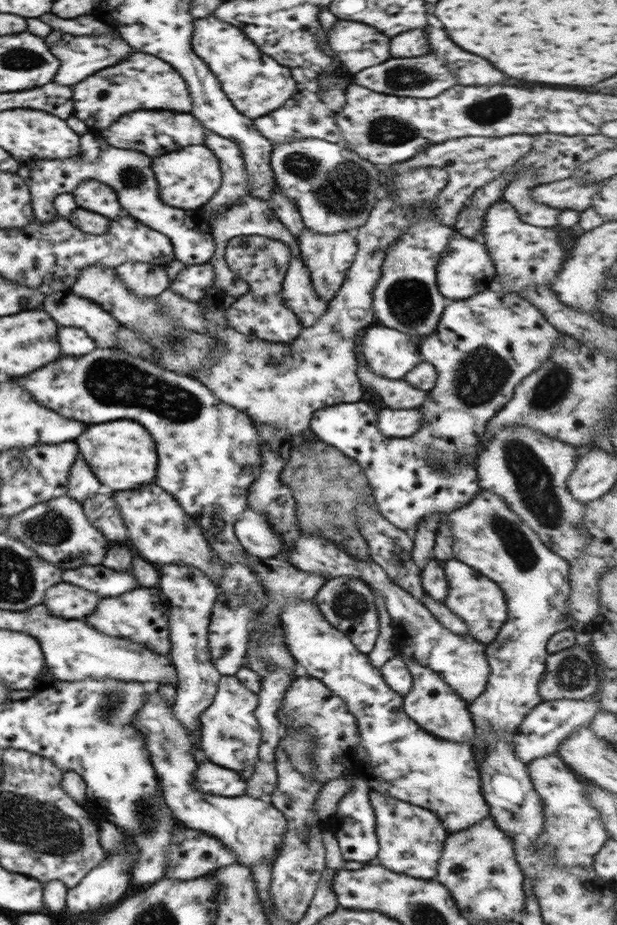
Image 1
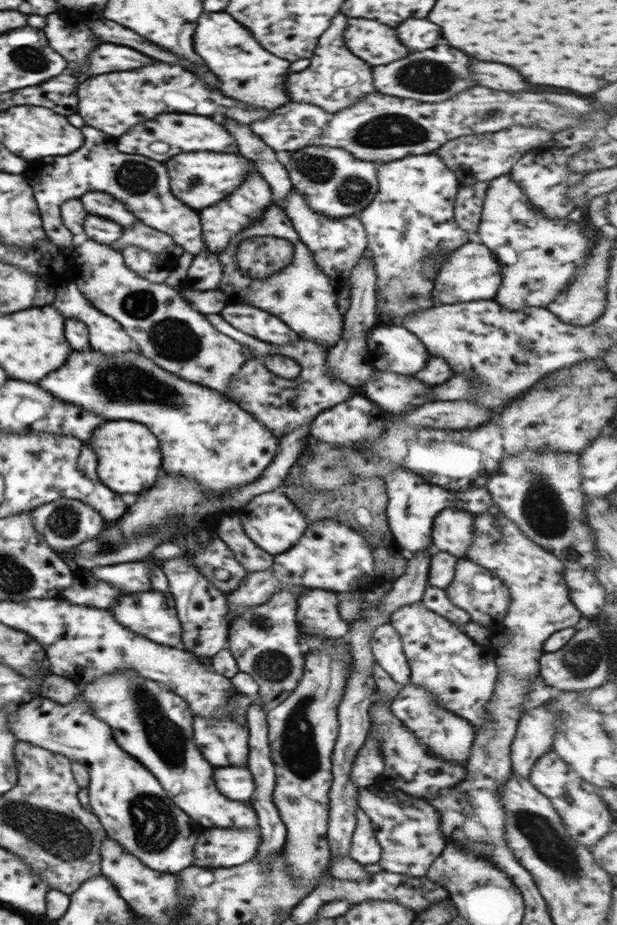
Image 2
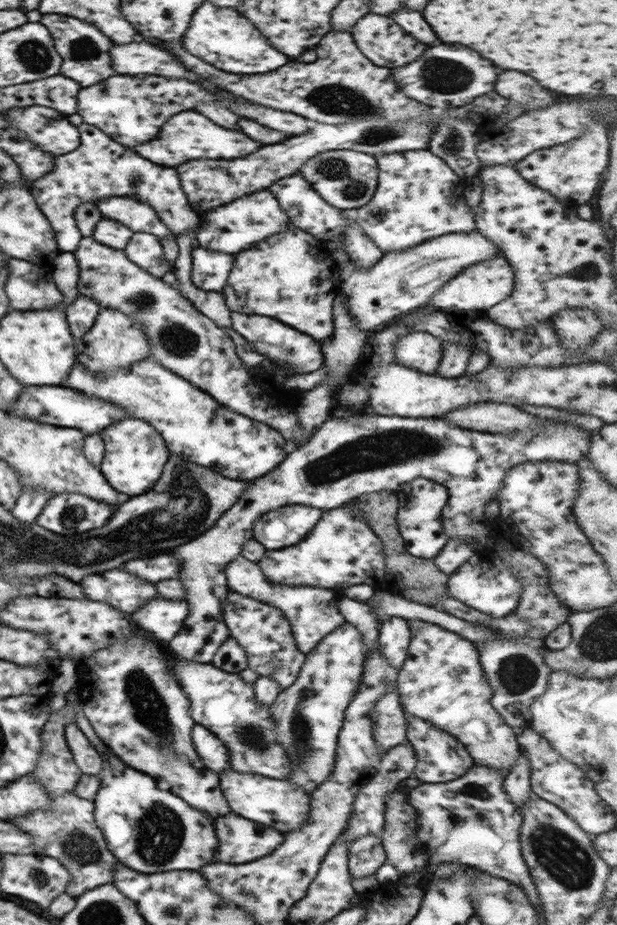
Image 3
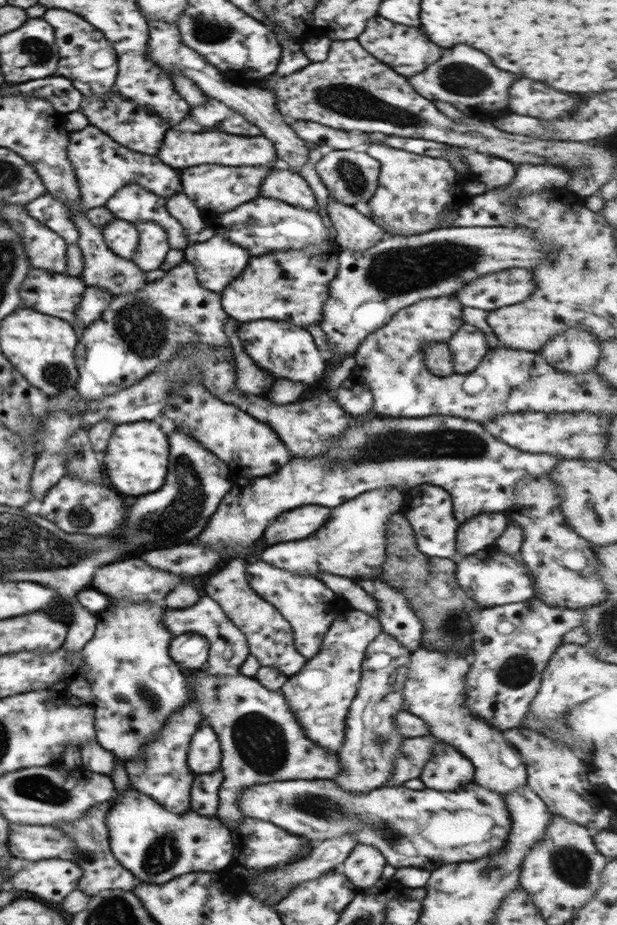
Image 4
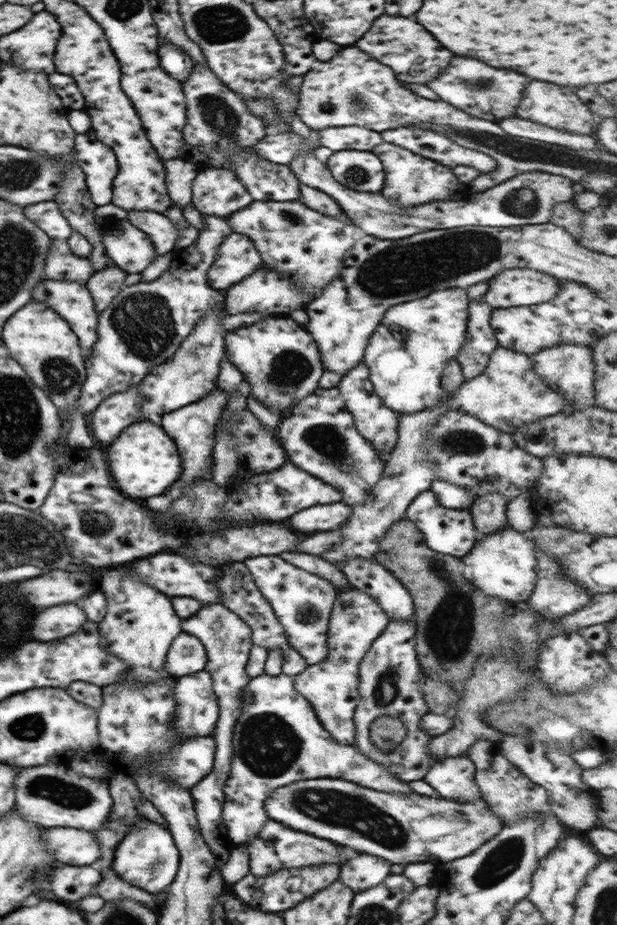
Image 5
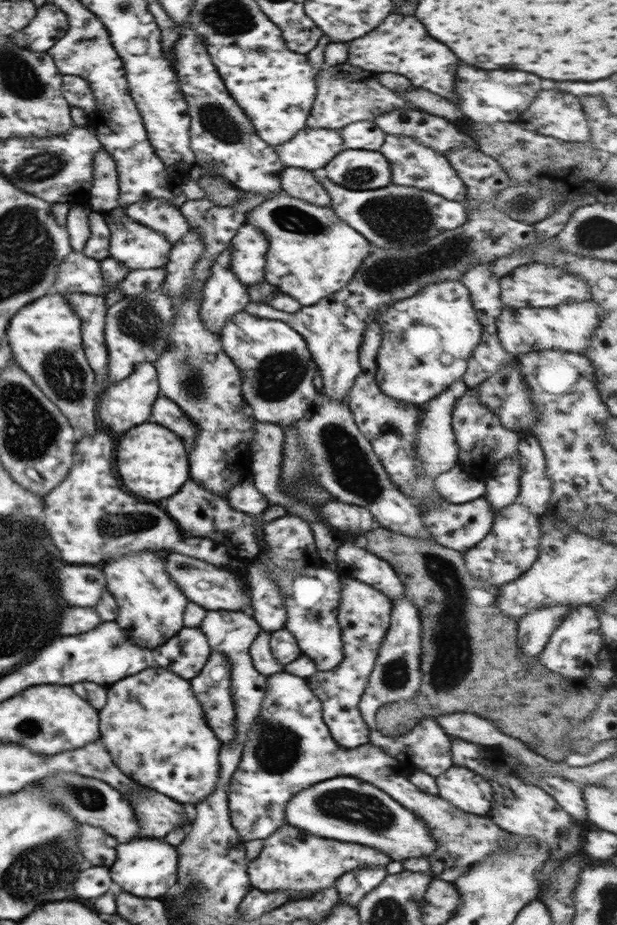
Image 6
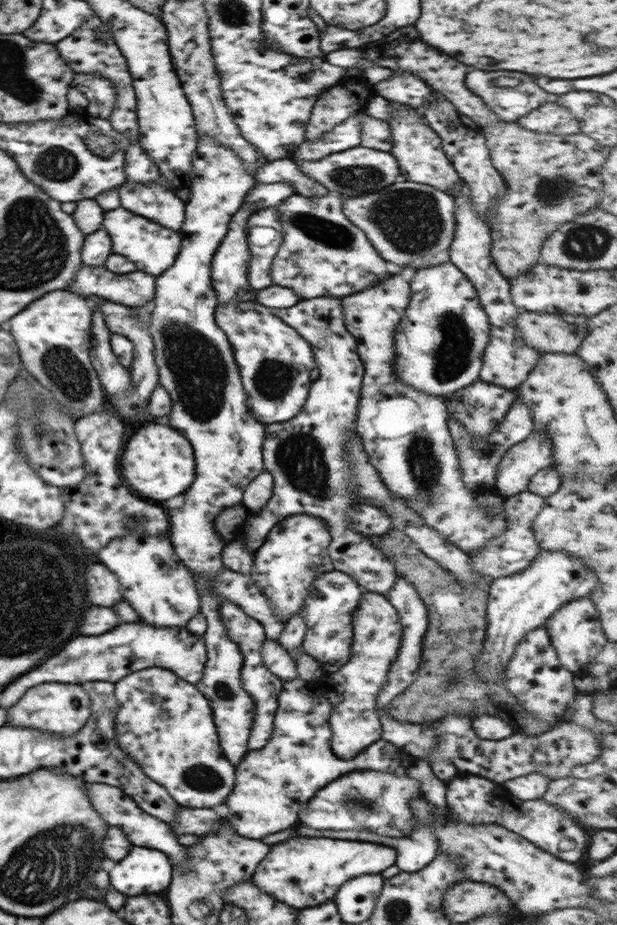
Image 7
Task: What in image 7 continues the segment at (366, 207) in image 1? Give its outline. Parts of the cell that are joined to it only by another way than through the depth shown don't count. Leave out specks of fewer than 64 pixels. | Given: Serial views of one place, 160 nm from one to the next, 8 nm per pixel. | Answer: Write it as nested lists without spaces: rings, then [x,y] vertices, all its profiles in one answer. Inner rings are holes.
[[[363,146],[349,148],[342,152],[334,152],[322,160],[308,162],[296,158],[295,161],[308,176],[320,181],[320,184],[323,184],[331,194],[347,197],[359,197],[376,193],[386,188],[386,186],[394,184],[396,178],[401,174],[398,161],[392,156],[391,151],[384,152],[373,148],[364,148]]]

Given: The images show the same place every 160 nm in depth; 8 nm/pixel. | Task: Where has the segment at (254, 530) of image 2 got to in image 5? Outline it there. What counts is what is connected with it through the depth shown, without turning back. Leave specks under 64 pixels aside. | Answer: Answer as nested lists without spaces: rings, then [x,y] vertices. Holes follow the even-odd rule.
[[[341,501],[312,506],[298,514],[294,514],[288,524],[292,530],[298,532],[321,532],[336,530],[341,524],[348,520],[352,514],[352,506],[343,504]]]

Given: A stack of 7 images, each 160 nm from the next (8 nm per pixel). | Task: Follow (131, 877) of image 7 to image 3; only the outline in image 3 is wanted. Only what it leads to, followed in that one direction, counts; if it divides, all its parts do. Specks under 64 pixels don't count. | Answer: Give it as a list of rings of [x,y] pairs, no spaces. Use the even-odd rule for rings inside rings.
[[[110,752],[102,756],[103,767],[99,772],[100,784],[93,800],[94,816],[98,828],[103,832],[110,852],[128,868],[143,873],[168,871],[197,871],[207,864],[216,863],[214,855],[218,848],[215,820],[209,814],[186,804],[179,796],[149,774],[130,768],[119,756]]]

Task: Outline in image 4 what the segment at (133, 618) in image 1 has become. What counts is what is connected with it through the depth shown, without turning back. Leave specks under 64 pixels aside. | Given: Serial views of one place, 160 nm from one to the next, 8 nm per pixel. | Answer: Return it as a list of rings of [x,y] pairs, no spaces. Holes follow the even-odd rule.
[[[202,595],[198,603],[189,608],[174,610],[167,608],[164,612],[163,622],[166,628],[173,636],[194,633],[199,634],[201,640],[208,640],[211,644],[209,647],[209,658],[199,670],[209,675],[236,676],[239,674],[242,663],[249,657],[249,646],[247,638],[242,631],[234,626],[234,623],[226,617],[222,608],[210,597]]]

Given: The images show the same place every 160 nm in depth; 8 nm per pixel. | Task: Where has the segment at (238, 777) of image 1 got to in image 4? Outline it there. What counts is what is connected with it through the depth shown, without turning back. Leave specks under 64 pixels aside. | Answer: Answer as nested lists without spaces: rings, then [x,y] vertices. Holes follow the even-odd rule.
[[[330,779],[279,780],[245,788],[240,793],[237,804],[245,816],[270,822],[313,843],[352,832],[357,838],[357,844],[367,844],[377,848],[390,866],[396,869],[424,868],[431,873],[442,864],[470,862],[492,856],[505,847],[511,829],[511,814],[503,796],[474,782],[468,783],[458,792],[438,792],[428,787],[424,790],[410,790],[404,785],[383,785],[370,792],[353,794],[342,790]]]

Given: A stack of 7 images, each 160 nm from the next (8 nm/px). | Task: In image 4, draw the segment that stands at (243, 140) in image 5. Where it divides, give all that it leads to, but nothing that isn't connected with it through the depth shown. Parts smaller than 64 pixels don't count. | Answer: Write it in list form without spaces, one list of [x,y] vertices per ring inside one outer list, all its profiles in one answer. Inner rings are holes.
[[[210,98],[210,102],[195,106],[190,110],[200,130],[218,130],[232,136],[258,137],[262,132],[256,125],[250,123],[237,112],[232,112],[228,106]],[[289,168],[265,176],[259,194],[306,210],[317,208],[316,197],[306,180]]]

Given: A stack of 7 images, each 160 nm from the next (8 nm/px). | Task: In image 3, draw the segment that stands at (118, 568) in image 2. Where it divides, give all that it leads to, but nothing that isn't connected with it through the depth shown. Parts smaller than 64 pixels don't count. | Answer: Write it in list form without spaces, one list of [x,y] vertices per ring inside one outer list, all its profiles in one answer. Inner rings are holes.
[[[160,554],[154,558],[130,560],[122,568],[142,580],[158,582],[158,580],[178,579],[181,564],[171,554]]]

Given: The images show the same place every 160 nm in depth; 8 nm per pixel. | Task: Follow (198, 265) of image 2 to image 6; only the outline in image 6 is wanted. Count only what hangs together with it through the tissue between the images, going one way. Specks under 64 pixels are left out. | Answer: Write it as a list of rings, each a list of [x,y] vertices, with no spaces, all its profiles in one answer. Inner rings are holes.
[[[244,224],[238,229],[238,232],[231,240],[231,257],[230,267],[232,273],[238,277],[242,284],[252,286],[265,280],[266,253],[268,252],[268,244],[264,242],[264,238],[260,240],[261,230],[257,226]]]

